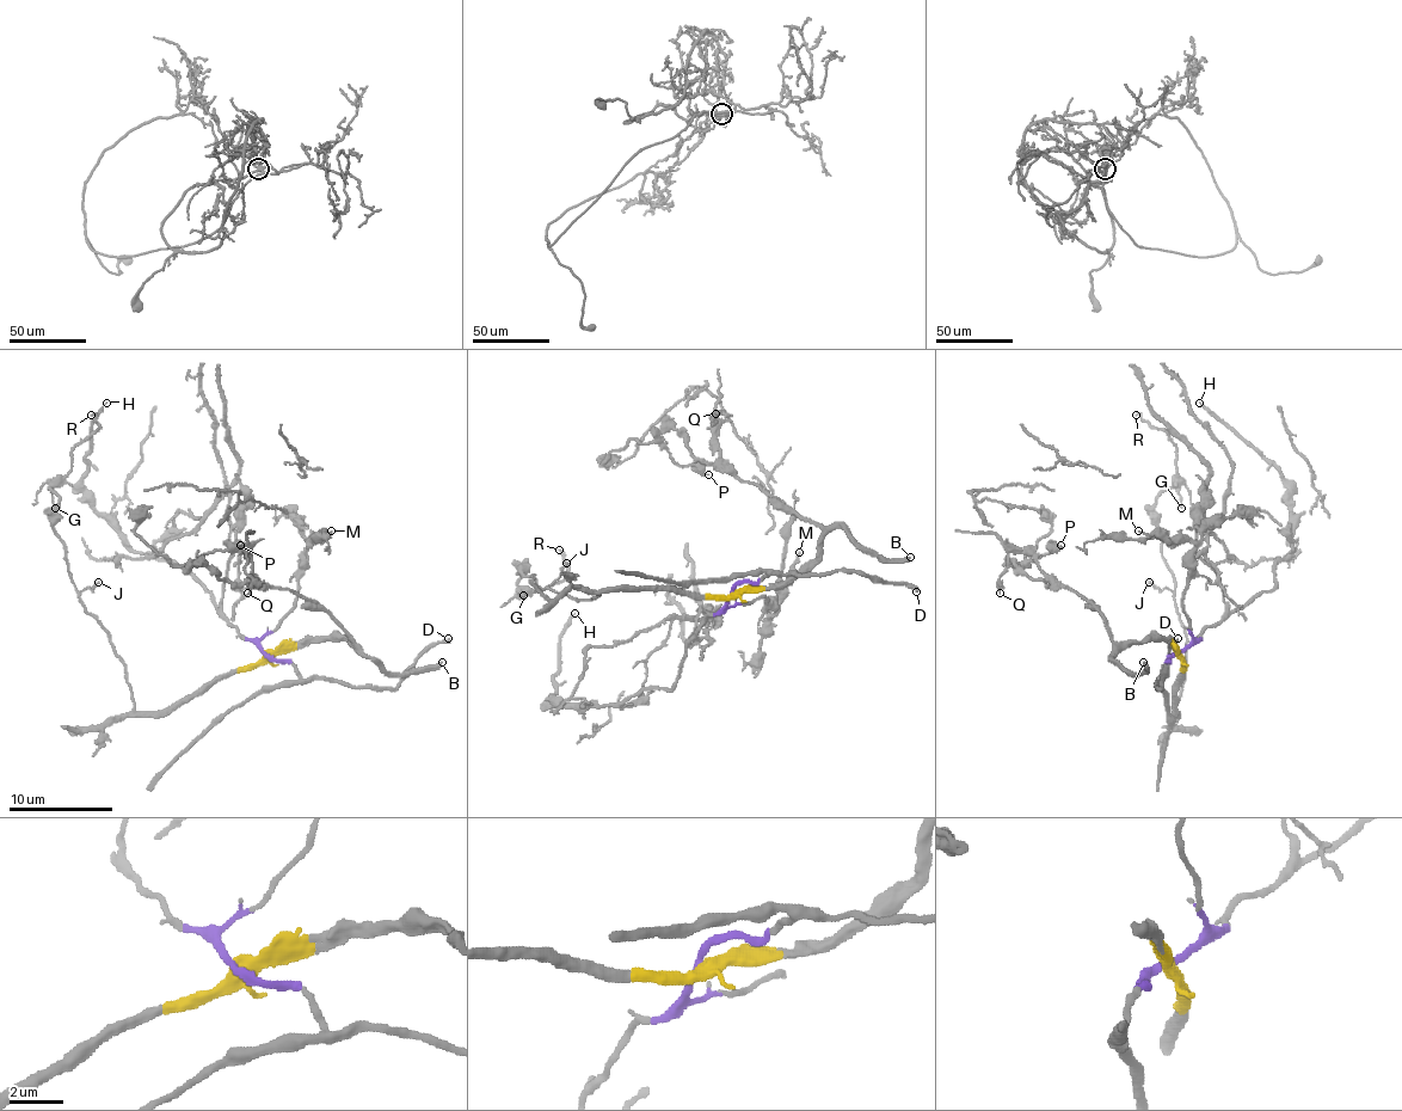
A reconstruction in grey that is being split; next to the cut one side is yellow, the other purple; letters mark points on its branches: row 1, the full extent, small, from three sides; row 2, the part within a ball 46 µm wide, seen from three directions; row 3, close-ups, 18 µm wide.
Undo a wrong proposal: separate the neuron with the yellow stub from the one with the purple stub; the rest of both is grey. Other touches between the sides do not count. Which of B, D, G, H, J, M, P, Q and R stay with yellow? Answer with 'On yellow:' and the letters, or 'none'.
On yellow: B, G, J, P, Q, R

